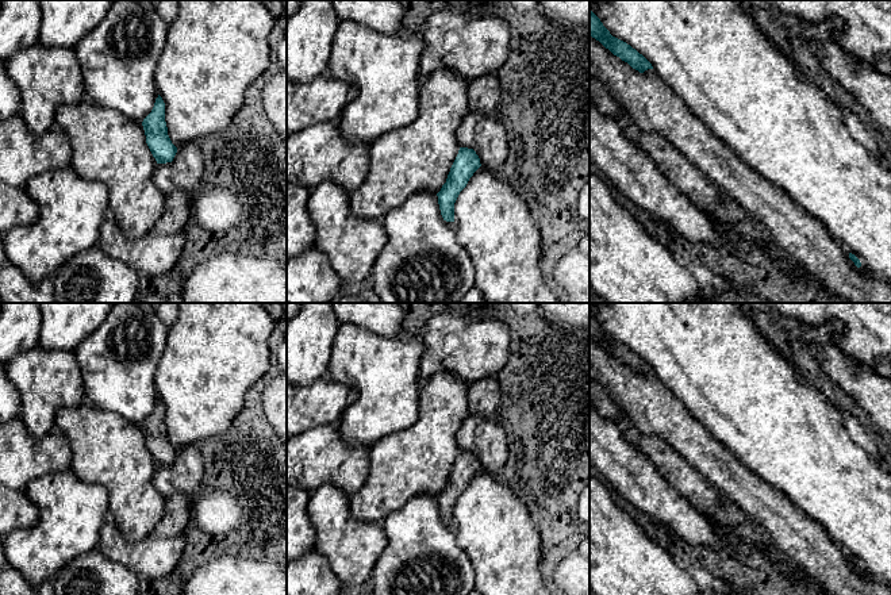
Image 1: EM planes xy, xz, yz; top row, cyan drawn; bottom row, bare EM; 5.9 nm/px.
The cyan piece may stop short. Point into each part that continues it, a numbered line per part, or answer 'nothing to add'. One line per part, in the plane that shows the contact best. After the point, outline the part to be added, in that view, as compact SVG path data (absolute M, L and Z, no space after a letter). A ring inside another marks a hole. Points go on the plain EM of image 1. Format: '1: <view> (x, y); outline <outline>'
nothing to add

